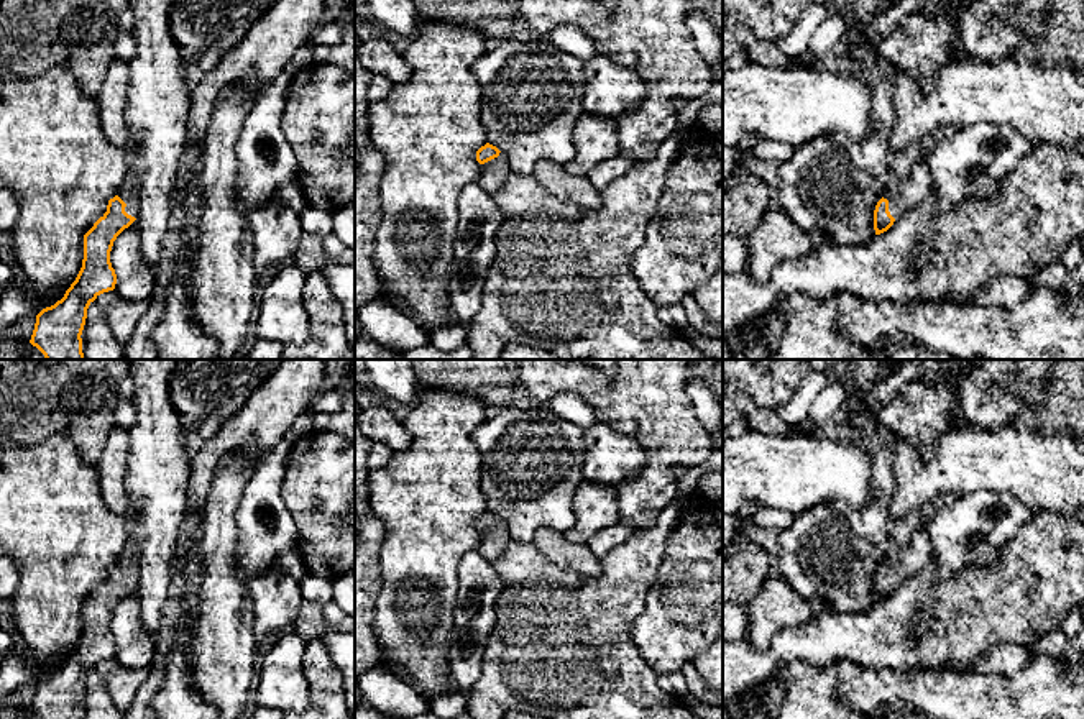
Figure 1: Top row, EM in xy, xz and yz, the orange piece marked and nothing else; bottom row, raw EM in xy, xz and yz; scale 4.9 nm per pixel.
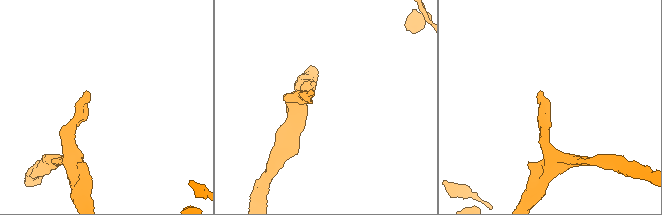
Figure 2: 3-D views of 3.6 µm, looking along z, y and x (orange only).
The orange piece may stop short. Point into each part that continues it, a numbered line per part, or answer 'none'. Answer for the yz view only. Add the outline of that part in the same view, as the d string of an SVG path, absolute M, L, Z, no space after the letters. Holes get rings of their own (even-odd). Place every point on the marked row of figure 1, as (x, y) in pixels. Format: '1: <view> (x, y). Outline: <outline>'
1: yz (904, 194). Outline: M926 161L913 166L907 179L892 177L884 192L889 200L889 212L897 220L905 212L920 205L931 189L931 174Z

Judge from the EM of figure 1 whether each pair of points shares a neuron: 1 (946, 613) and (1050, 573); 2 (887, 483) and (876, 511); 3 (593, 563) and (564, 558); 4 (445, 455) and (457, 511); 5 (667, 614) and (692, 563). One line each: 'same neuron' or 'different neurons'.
1: same neuron
2: same neuron
3: same neuron
4: same neuron
5: same neuron

